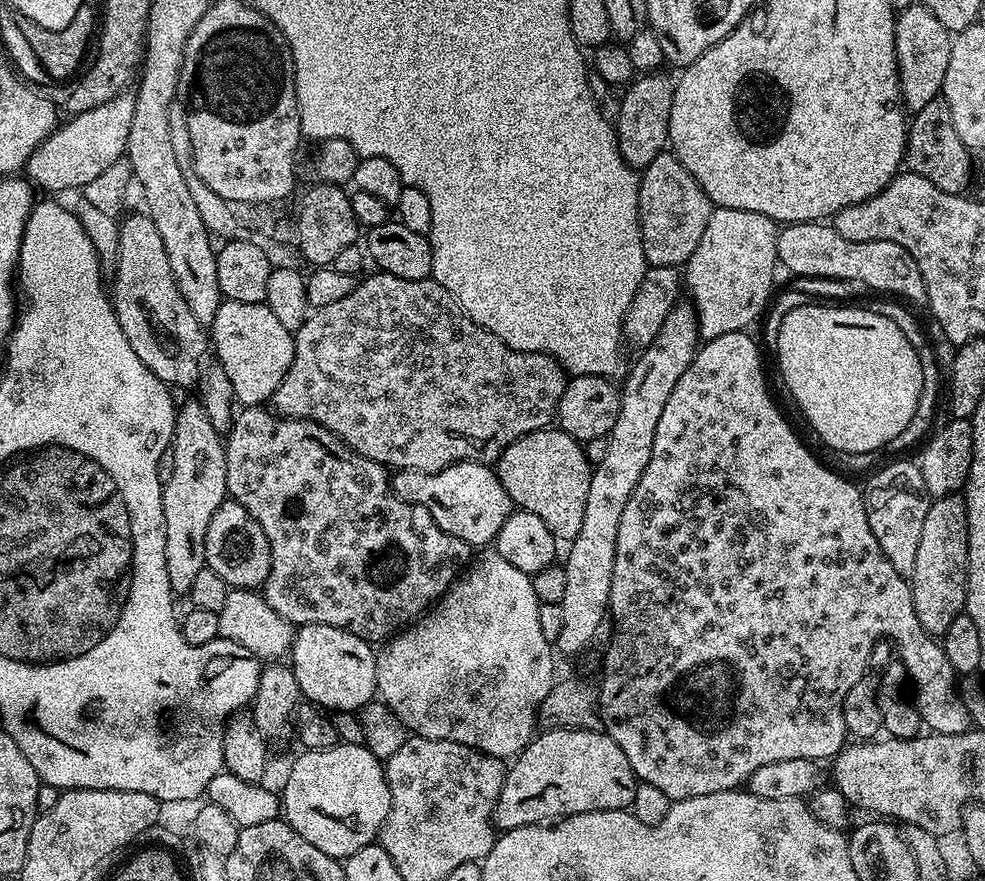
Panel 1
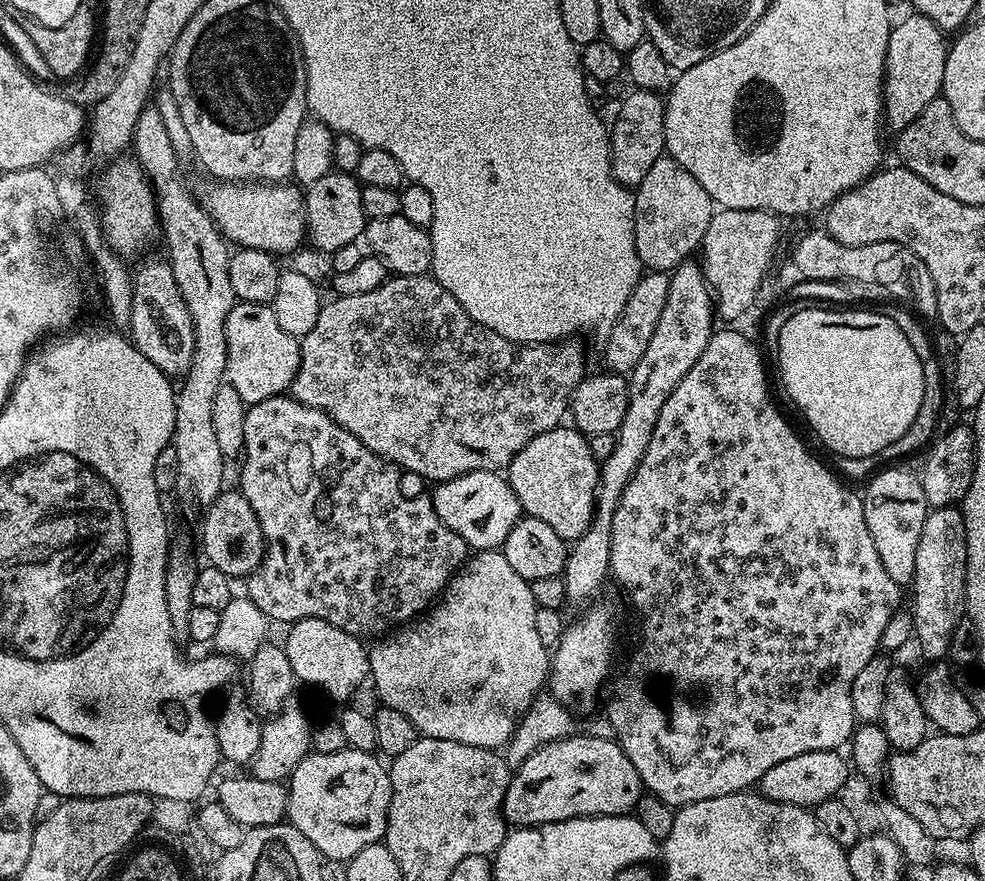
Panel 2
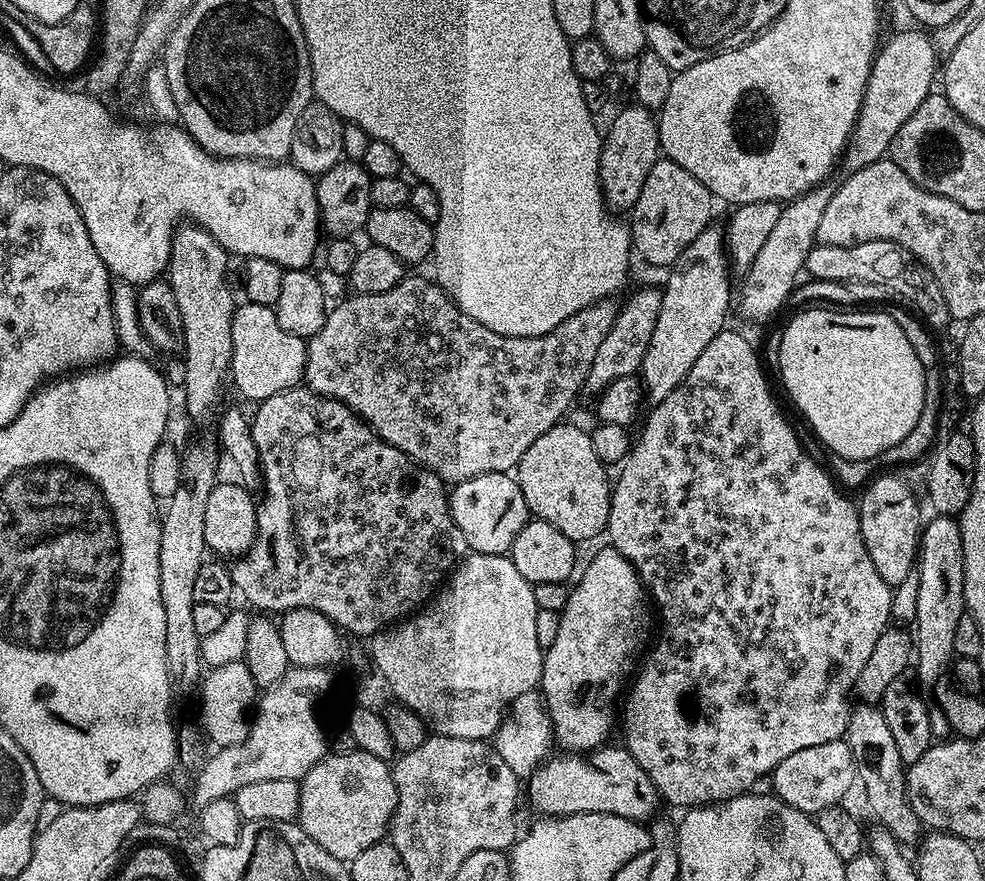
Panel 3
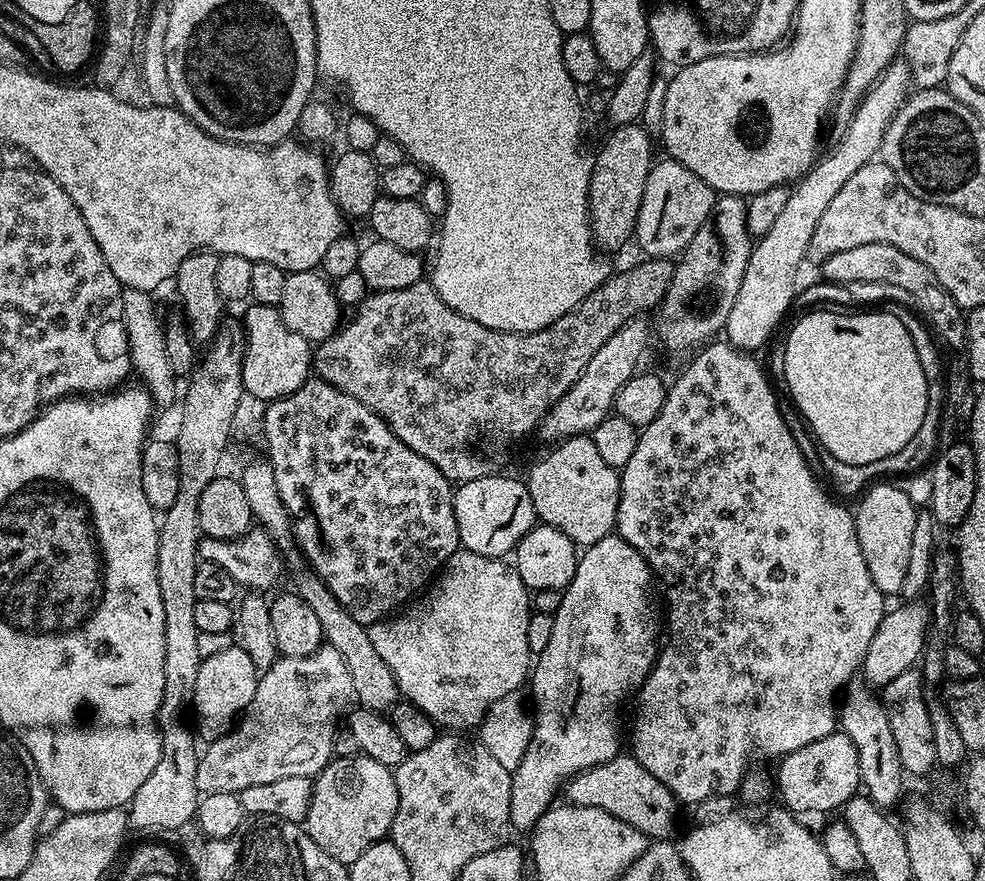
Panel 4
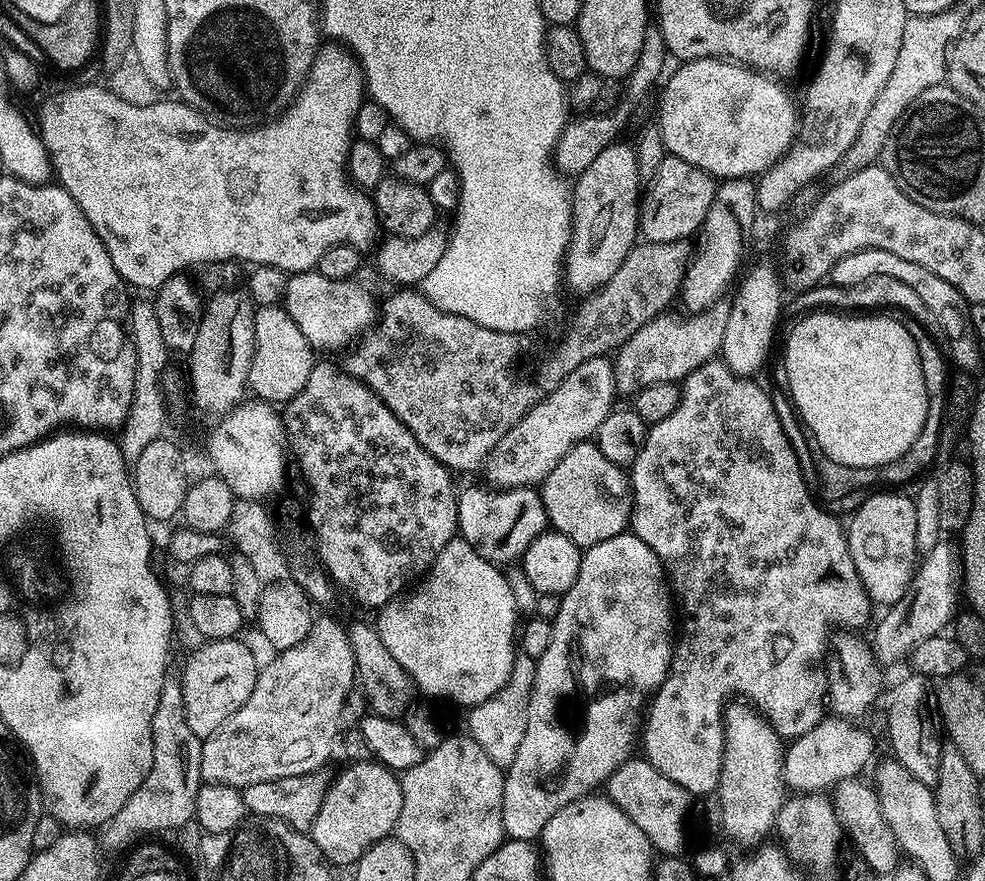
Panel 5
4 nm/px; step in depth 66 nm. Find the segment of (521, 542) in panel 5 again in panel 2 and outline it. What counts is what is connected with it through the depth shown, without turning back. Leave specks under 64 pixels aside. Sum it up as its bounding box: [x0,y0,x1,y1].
[430,471,522,550]

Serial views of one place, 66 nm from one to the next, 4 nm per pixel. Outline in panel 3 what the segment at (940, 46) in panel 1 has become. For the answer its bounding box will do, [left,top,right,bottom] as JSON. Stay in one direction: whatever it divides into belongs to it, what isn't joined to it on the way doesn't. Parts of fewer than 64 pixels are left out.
[844,27,938,171]

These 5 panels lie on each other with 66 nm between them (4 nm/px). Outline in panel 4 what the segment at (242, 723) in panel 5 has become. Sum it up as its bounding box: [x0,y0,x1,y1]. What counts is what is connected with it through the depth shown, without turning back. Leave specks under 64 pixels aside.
[197,646,356,794]

